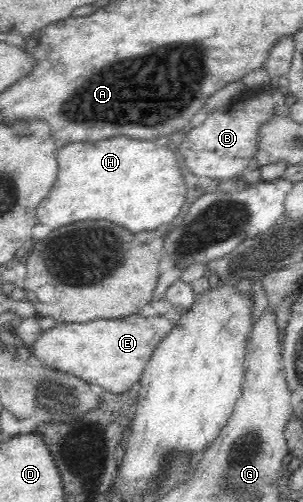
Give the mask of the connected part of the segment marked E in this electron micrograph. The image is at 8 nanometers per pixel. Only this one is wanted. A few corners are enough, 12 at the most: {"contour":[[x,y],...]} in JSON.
{"contour":[[176,318],[43,331],[36,362],[125,394]]}

